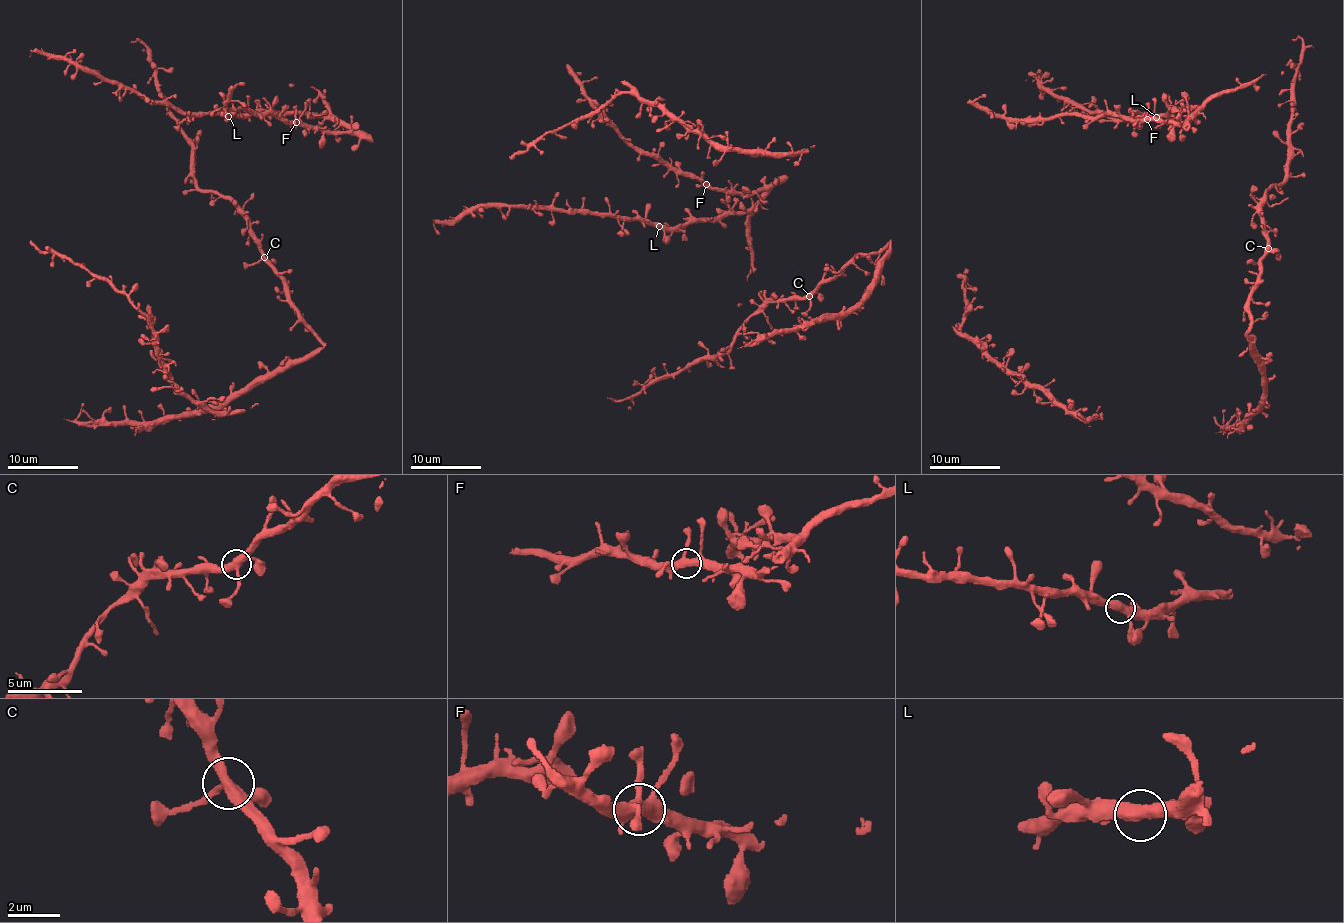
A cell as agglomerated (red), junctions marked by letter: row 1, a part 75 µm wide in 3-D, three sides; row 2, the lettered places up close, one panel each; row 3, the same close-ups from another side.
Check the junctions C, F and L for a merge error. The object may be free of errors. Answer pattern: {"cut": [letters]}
{"cut": []}

